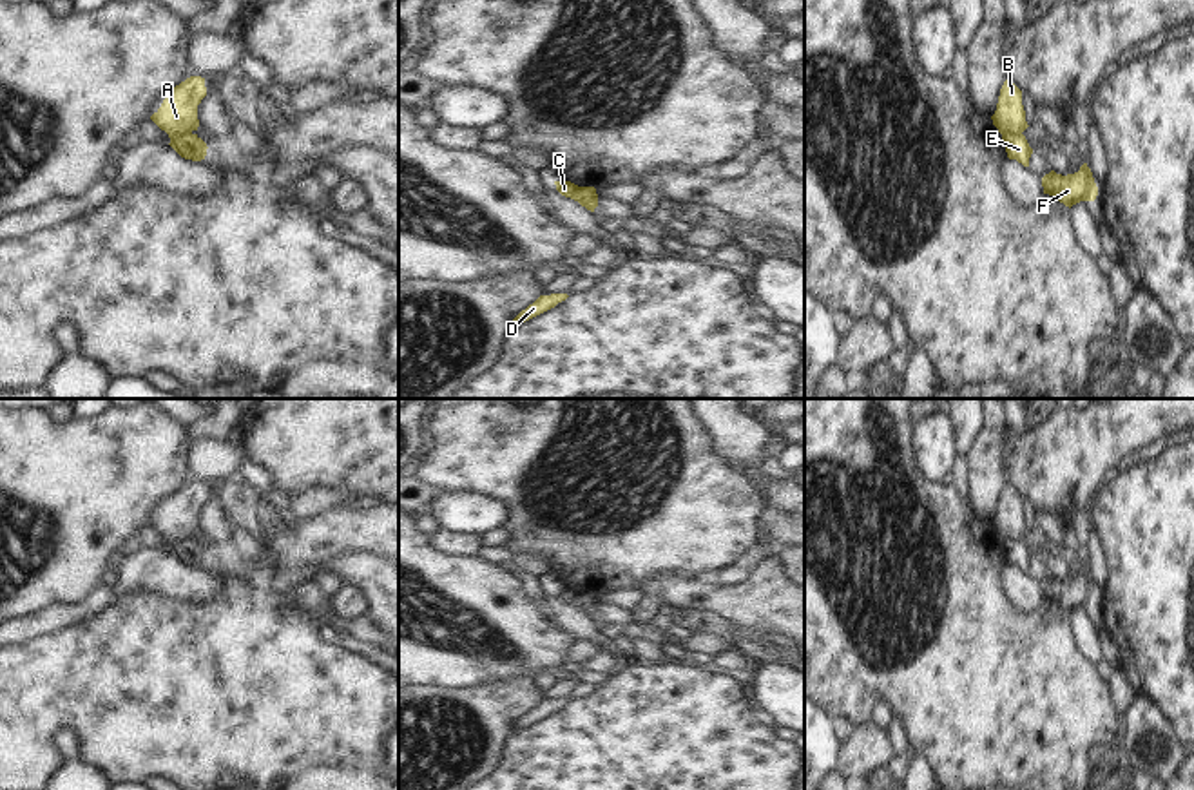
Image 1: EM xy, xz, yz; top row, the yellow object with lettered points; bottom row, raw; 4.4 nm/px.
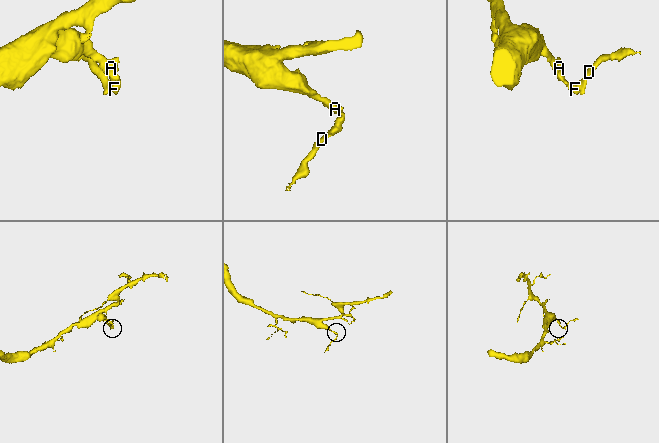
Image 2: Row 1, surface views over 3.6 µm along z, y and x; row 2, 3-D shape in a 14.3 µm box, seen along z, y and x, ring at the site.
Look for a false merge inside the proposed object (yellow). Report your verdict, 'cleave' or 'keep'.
cleave

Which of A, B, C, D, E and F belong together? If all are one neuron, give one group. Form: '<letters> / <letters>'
A B C / D E F

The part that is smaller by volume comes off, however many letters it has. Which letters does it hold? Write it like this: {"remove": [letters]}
{"remove": ["D", "E", "F"]}

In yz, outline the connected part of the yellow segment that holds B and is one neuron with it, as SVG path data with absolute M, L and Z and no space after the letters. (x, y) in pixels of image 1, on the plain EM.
M1009 484L1000 495L997 516L991 525L1002 542L1006 538L1022 540L1029 533L1022 511L1022 496Z

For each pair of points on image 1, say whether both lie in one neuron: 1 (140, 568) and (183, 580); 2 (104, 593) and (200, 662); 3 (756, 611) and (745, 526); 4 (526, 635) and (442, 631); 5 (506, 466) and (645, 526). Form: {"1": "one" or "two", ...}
{"1": "one", "2": "two", "3": "two", "4": "one", "5": "one"}

